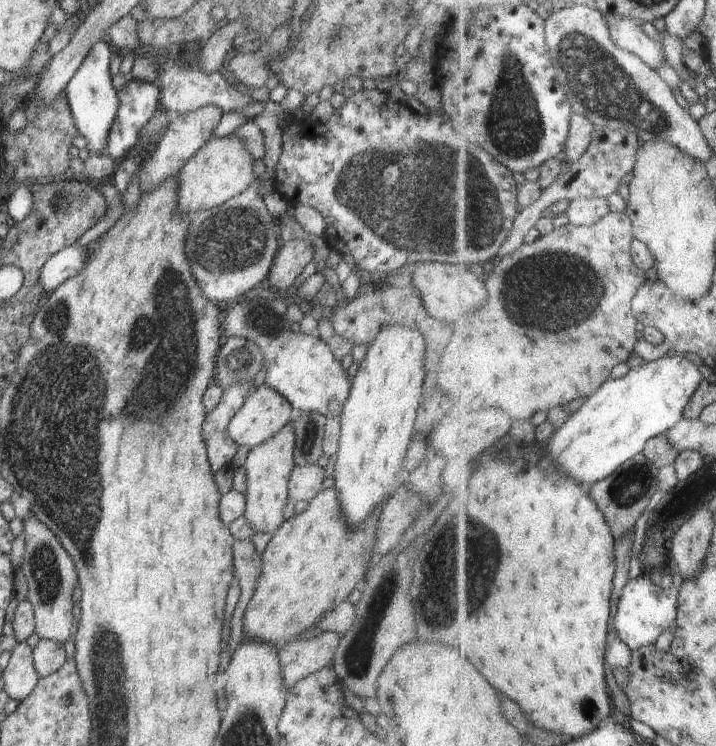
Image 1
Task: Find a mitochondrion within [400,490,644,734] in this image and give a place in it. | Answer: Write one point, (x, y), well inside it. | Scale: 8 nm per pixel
(463, 594)

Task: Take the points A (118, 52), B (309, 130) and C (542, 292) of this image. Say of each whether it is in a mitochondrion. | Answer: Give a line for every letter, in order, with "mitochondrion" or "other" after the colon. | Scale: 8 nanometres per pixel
A: other
B: other
C: mitochondrion

